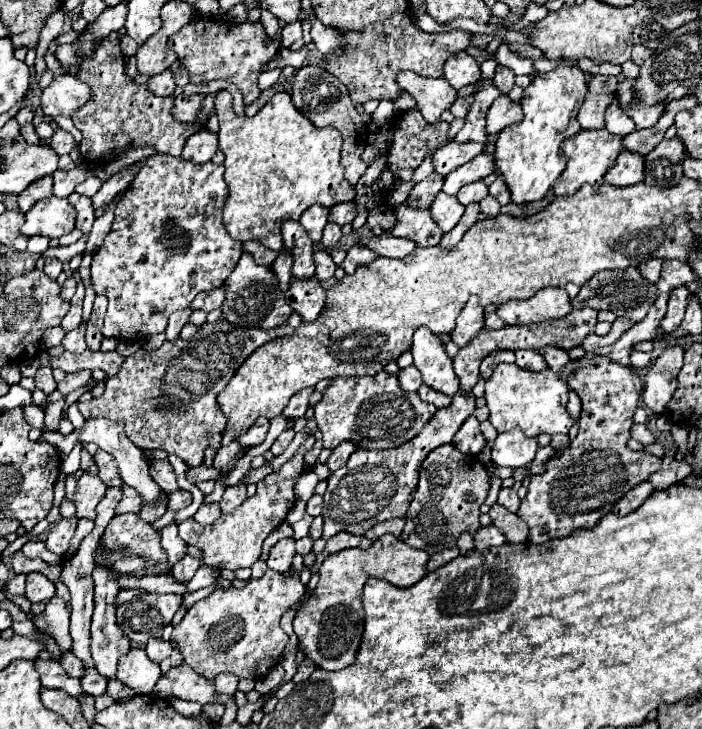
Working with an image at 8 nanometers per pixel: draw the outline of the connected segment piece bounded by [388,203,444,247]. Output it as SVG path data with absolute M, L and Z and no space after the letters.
M402 203L400 207L394 209L394 213L398 217L398 223L392 231L388 231L390 235L406 237L414 241L418 247L432 247L440 243L444 233L440 231L440 227L436 227L436 223L432 223L430 209L420 211Z

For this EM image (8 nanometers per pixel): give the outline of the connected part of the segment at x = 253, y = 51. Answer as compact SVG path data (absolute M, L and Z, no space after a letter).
M196 17L188 27L180 29L176 35L168 39L170 47L176 51L178 61L186 67L190 73L190 83L206 83L214 79L224 79L234 83L242 95L244 103L250 105L258 99L258 75L262 71L262 65L270 61L278 49L280 43L272 41L266 45L266 35L262 29L262 23L216 23L210 17Z

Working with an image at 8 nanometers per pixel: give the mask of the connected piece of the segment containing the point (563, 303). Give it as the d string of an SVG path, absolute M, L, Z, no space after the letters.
M546 287L544 291L538 291L532 299L520 303L502 303L498 307L498 317L504 319L506 325L534 325L552 319L562 319L570 311L572 305L566 289Z

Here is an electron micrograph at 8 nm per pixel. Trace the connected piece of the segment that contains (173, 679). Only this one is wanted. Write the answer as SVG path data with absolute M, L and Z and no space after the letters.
M180 665L180 667L170 669L170 673L164 675L156 683L156 687L154 687L154 695L156 697L166 699L170 693L174 697L178 697L178 699L198 701L202 705L216 703L216 697L218 697L214 681L198 675L188 665Z

